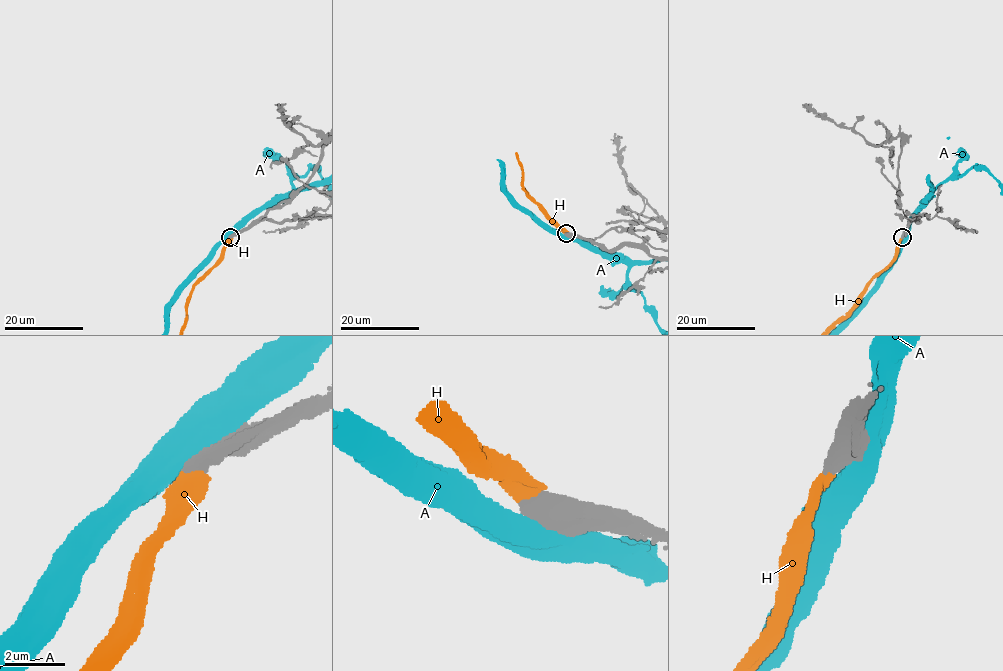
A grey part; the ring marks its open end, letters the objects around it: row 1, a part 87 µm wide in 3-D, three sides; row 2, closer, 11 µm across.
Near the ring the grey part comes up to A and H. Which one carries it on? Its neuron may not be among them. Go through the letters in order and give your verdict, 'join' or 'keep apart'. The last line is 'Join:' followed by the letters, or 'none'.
A: keep apart
H: join
Join: H

